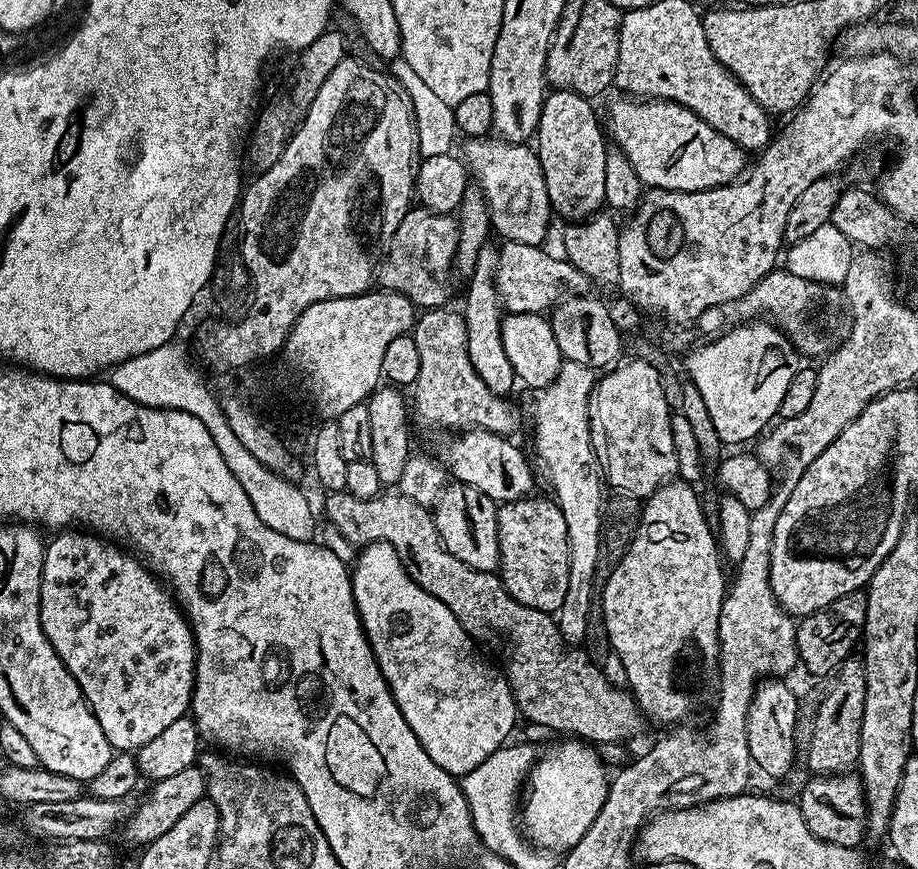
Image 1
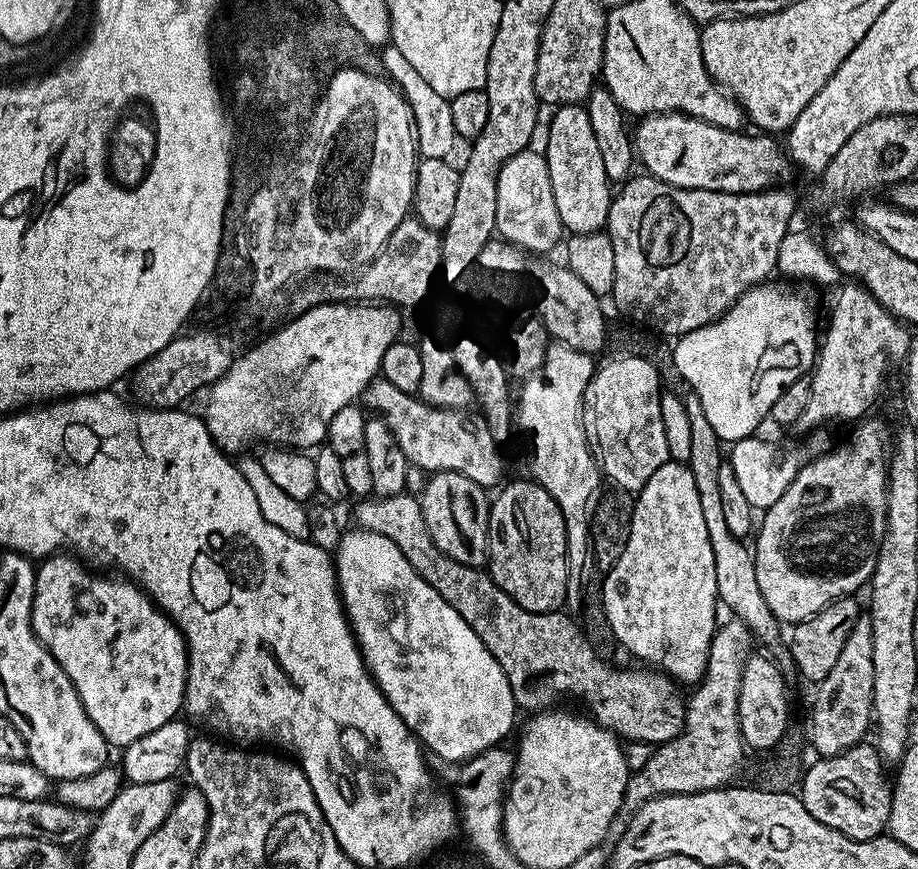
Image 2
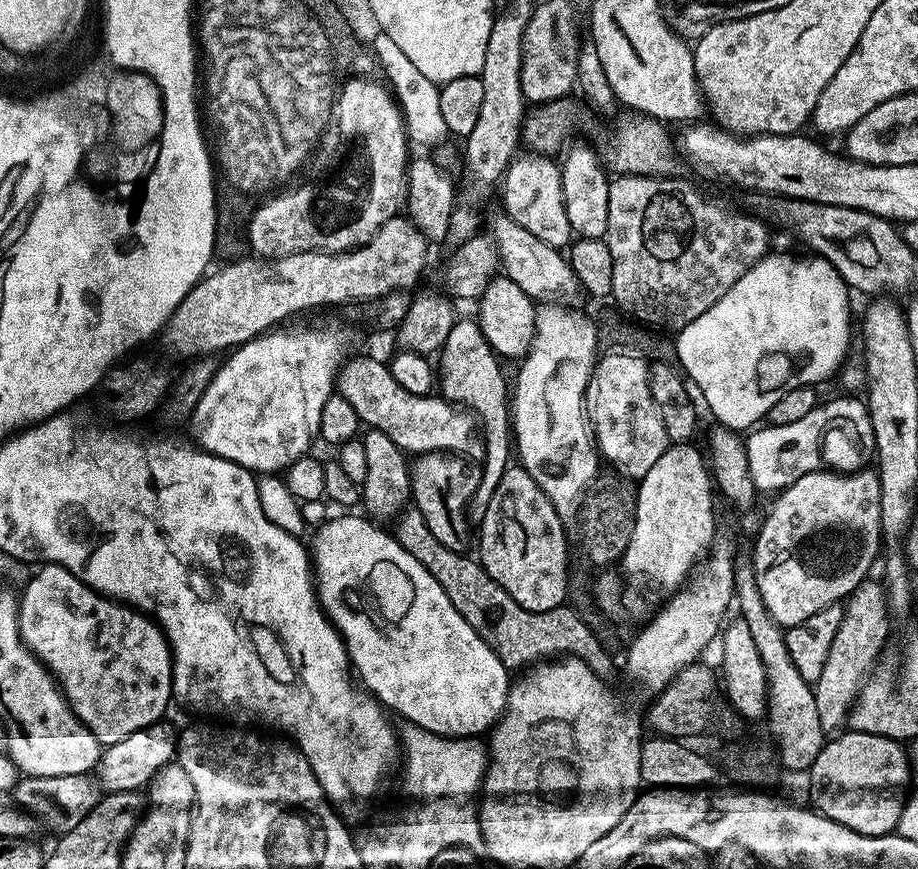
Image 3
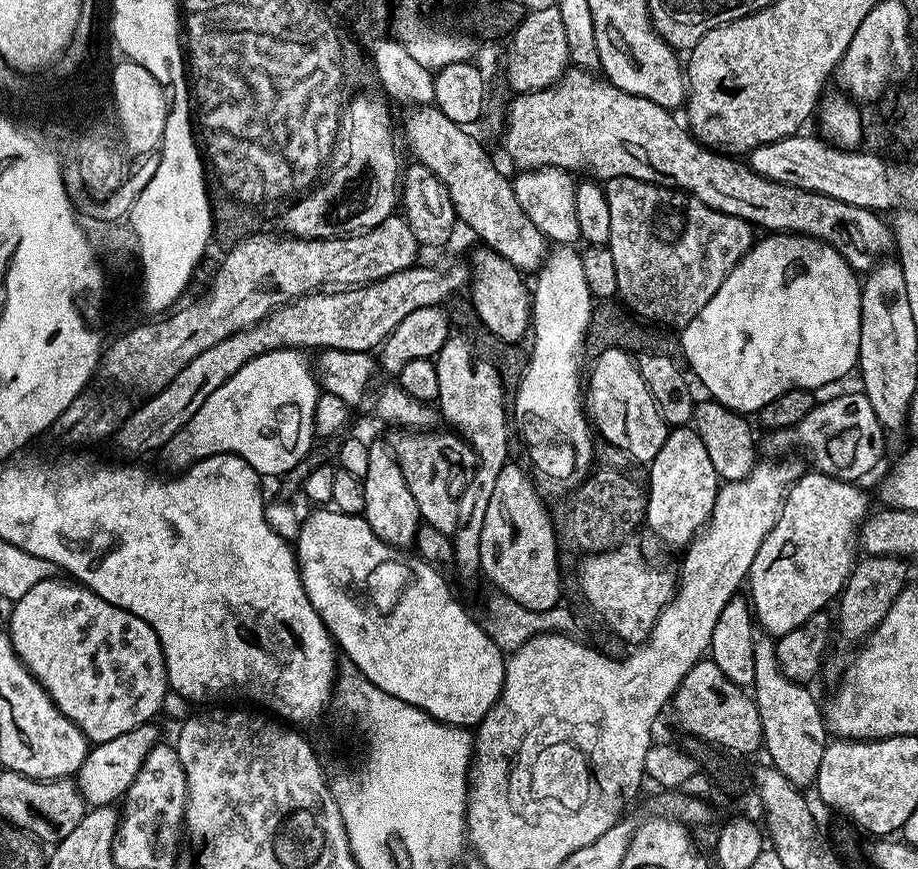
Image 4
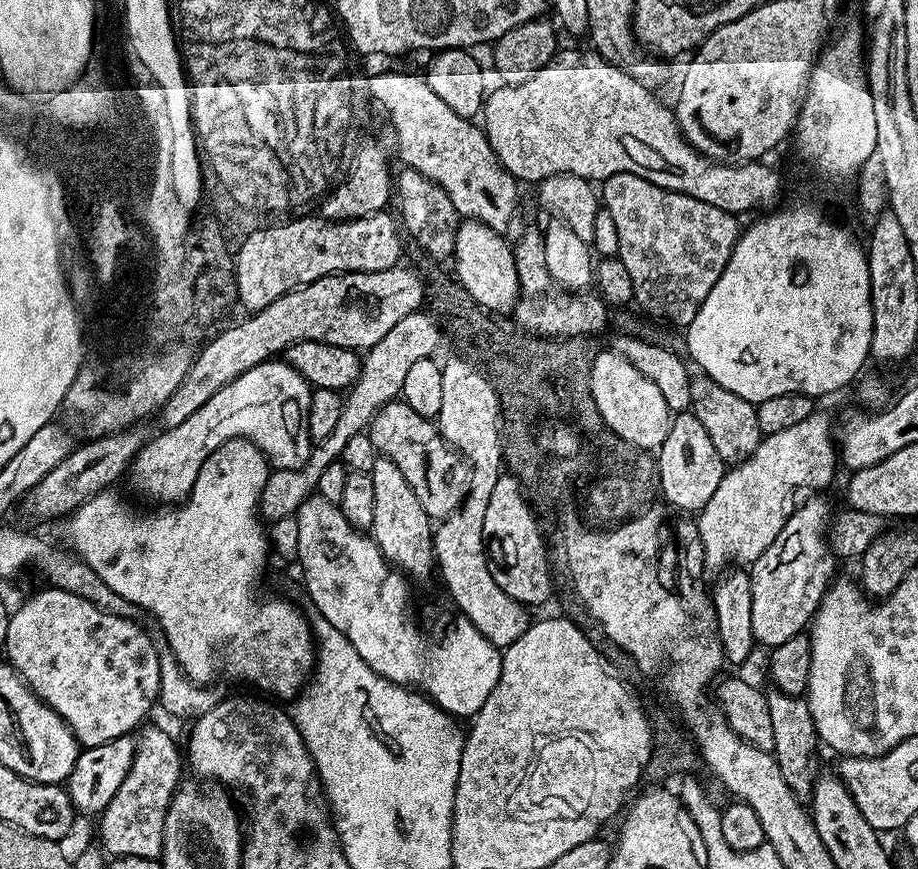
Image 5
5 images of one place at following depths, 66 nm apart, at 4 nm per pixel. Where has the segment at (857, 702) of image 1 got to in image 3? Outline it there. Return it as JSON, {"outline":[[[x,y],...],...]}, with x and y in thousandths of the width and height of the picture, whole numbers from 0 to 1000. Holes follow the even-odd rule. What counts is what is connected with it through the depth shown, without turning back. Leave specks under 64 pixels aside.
{"outline":[[[947,665],[939,669],[924,686],[919,695],[917,720],[913,720],[913,730],[908,732],[908,740],[904,743],[900,766],[886,791],[898,843],[906,845],[920,837],[937,794],[951,777],[950,768],[967,736],[967,709],[969,710],[967,679],[958,666]]]}

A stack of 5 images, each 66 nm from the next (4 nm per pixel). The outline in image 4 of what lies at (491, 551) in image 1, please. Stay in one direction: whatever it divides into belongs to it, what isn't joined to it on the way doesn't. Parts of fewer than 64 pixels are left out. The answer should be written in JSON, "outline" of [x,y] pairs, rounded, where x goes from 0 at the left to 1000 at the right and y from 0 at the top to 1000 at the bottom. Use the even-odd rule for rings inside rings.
{"outline":[[[436,495],[432,498],[425,510],[447,559],[447,568],[451,568],[451,578],[455,578],[459,600],[473,605],[483,617],[491,618],[501,604],[501,574],[508,570],[521,537],[517,518],[497,499],[474,501],[471,495]]]}

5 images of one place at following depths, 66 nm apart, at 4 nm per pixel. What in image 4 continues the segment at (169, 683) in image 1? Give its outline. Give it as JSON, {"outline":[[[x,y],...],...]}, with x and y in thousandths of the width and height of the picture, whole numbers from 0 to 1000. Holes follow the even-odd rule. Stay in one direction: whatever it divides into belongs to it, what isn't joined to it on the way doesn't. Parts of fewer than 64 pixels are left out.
{"outline":[[[58,665],[41,670],[41,674],[33,674],[33,679],[28,679],[28,684],[24,684],[24,688],[20,688],[12,696],[13,710],[9,713],[7,726],[13,736],[13,742],[20,753],[20,757],[31,768],[35,779],[52,795],[52,802],[63,812],[63,817],[68,817],[68,822],[72,822],[72,826],[76,826],[76,831],[81,831],[81,835],[85,835],[85,840],[97,854],[106,857],[111,854],[120,854],[120,849],[129,849],[129,845],[137,845],[142,840],[160,833],[167,827],[166,823],[179,810],[179,800],[184,800],[185,796],[183,772],[179,765],[179,754],[176,753],[176,743],[174,742],[172,730],[168,730],[166,722],[159,716],[155,716],[155,711],[150,711],[146,707],[142,707],[137,702],[115,693],[110,686],[102,684],[86,671],[75,671],[64,667],[64,665]]]}

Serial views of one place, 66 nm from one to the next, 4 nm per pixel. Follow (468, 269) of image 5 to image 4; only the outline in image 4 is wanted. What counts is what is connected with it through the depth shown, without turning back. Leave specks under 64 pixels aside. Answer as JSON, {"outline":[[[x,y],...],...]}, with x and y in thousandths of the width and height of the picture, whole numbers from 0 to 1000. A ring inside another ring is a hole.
{"outline":[[[520,284],[520,289],[512,298],[515,322],[512,327],[514,336],[514,357],[528,377],[549,396],[561,396],[570,386],[576,383],[578,376],[578,335],[566,314],[558,303],[551,301],[536,285]]]}

